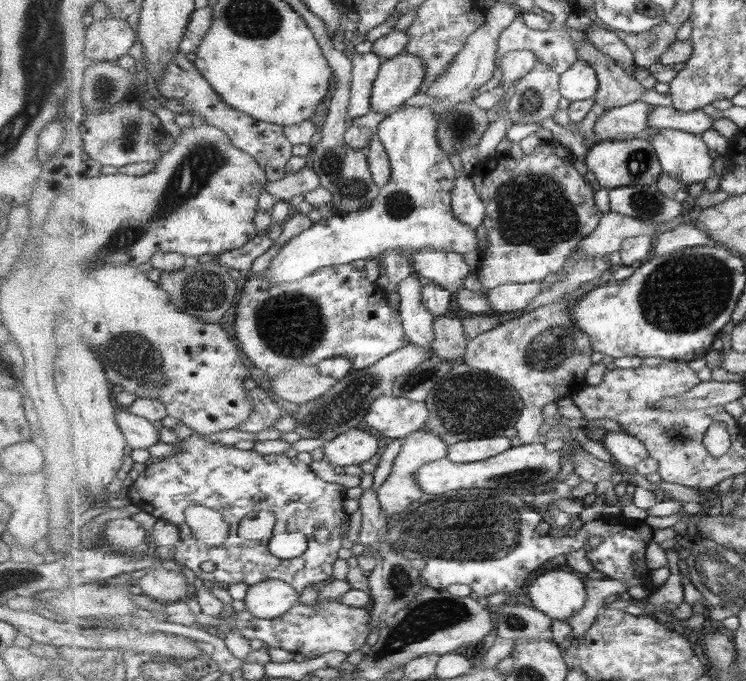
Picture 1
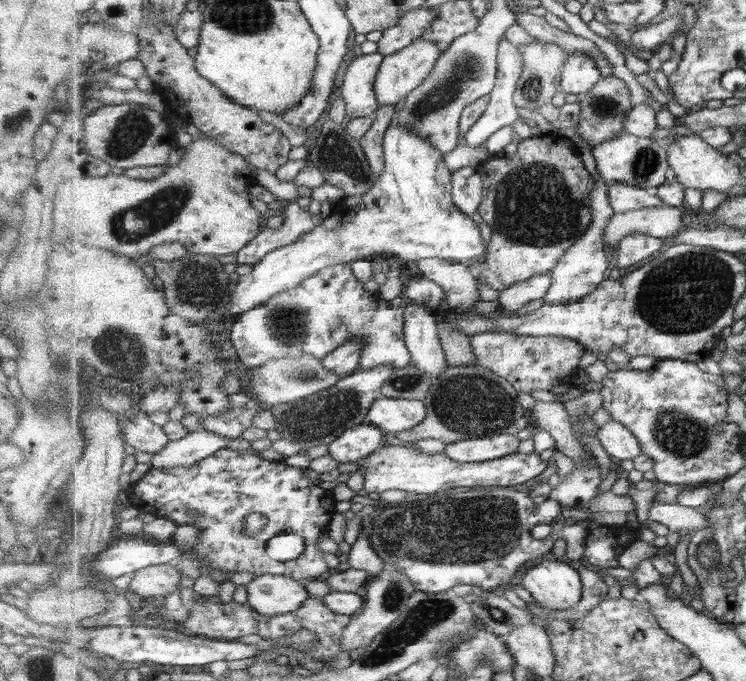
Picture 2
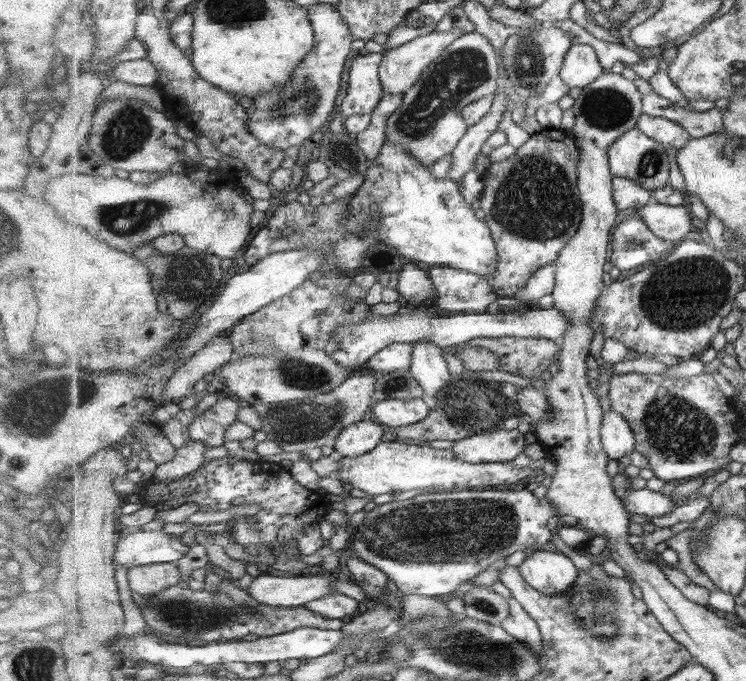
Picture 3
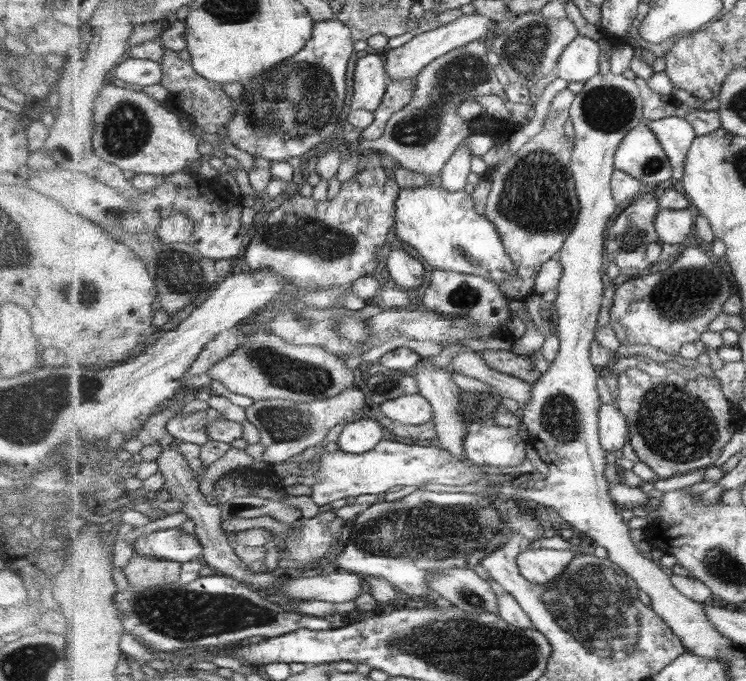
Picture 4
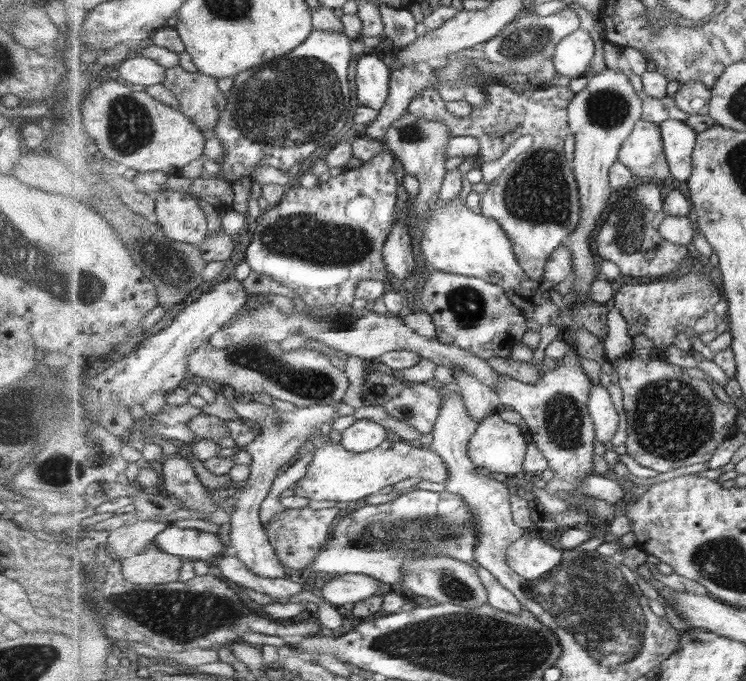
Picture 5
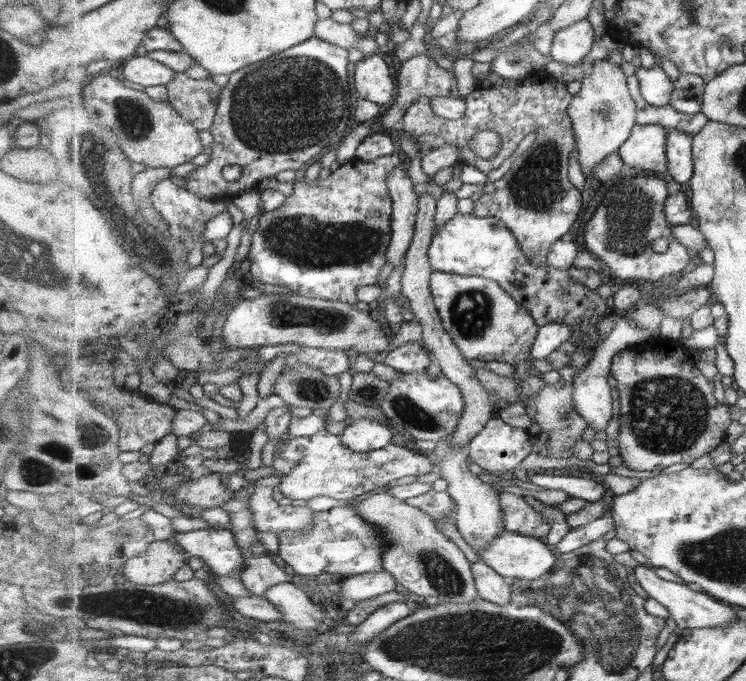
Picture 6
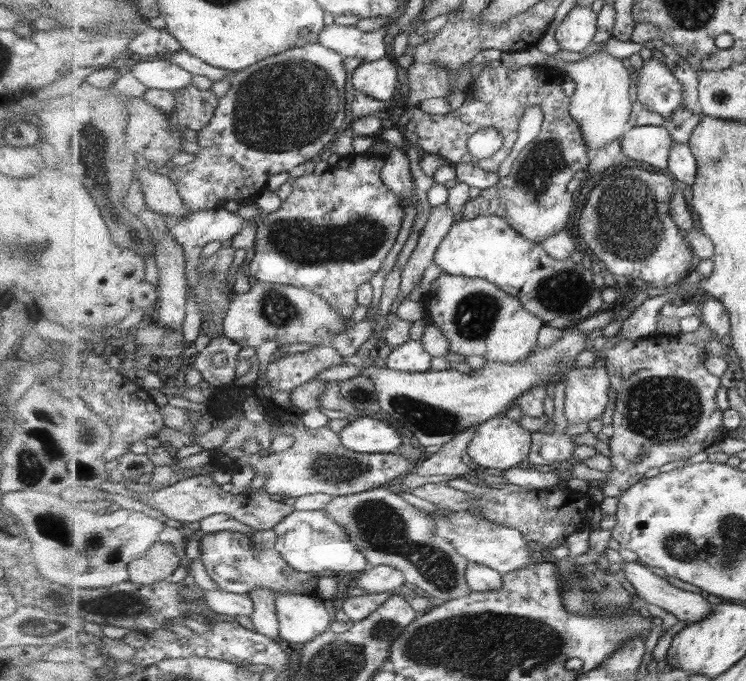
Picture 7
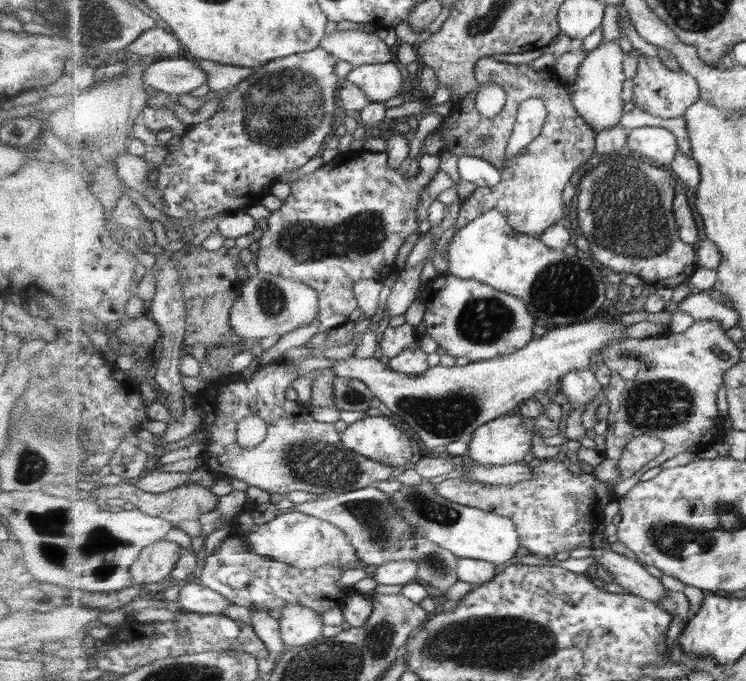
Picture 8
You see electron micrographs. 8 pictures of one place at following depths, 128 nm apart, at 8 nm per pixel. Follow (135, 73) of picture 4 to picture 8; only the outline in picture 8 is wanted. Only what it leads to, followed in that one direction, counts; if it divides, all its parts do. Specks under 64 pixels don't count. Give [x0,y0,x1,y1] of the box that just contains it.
[143,54,207,95]

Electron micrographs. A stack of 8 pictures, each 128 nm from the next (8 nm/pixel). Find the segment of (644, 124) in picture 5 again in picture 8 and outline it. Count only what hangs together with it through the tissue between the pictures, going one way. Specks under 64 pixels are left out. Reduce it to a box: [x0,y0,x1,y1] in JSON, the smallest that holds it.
[628,126,680,167]

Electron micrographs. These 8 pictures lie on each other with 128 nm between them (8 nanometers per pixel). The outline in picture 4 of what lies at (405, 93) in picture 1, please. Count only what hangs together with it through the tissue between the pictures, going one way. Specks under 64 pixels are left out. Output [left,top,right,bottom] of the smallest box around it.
[387,13,498,80]

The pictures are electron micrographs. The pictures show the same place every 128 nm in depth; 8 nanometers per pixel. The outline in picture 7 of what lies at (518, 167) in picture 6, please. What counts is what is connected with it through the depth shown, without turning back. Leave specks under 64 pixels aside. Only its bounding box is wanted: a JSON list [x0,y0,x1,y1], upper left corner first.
[397,62,592,244]

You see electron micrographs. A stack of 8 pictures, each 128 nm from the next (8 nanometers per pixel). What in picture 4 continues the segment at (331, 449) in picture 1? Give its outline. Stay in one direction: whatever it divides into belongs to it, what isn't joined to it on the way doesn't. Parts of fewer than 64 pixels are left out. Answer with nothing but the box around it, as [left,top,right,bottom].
[338,417,385,454]

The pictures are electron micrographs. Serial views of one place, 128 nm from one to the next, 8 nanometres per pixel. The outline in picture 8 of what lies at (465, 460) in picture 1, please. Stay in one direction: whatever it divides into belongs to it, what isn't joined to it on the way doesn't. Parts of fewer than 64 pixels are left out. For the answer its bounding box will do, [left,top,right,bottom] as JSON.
[468,416,533,465]

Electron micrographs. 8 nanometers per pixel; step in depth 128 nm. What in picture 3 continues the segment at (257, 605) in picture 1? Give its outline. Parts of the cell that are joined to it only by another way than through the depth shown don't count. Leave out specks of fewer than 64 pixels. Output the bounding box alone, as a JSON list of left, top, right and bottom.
[248,573,337,608]

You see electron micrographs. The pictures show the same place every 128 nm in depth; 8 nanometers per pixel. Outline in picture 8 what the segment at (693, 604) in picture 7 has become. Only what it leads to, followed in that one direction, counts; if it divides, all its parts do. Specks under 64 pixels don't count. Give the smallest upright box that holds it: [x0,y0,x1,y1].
[593,549,668,604]

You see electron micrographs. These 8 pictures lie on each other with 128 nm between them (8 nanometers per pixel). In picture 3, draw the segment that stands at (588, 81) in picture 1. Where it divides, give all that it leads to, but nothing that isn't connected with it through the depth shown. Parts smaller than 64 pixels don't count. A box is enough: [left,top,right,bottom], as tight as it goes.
[560,44,608,89]

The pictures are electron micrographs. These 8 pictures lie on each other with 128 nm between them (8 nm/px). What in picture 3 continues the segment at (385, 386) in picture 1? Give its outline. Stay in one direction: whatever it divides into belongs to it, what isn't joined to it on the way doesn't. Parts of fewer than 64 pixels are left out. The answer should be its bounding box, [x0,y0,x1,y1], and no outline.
[252,370,378,452]

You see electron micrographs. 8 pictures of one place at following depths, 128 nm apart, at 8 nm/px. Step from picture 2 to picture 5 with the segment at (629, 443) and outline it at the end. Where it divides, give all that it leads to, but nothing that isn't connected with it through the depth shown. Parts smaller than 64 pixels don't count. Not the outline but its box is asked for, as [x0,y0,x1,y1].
[587,386,619,444]

